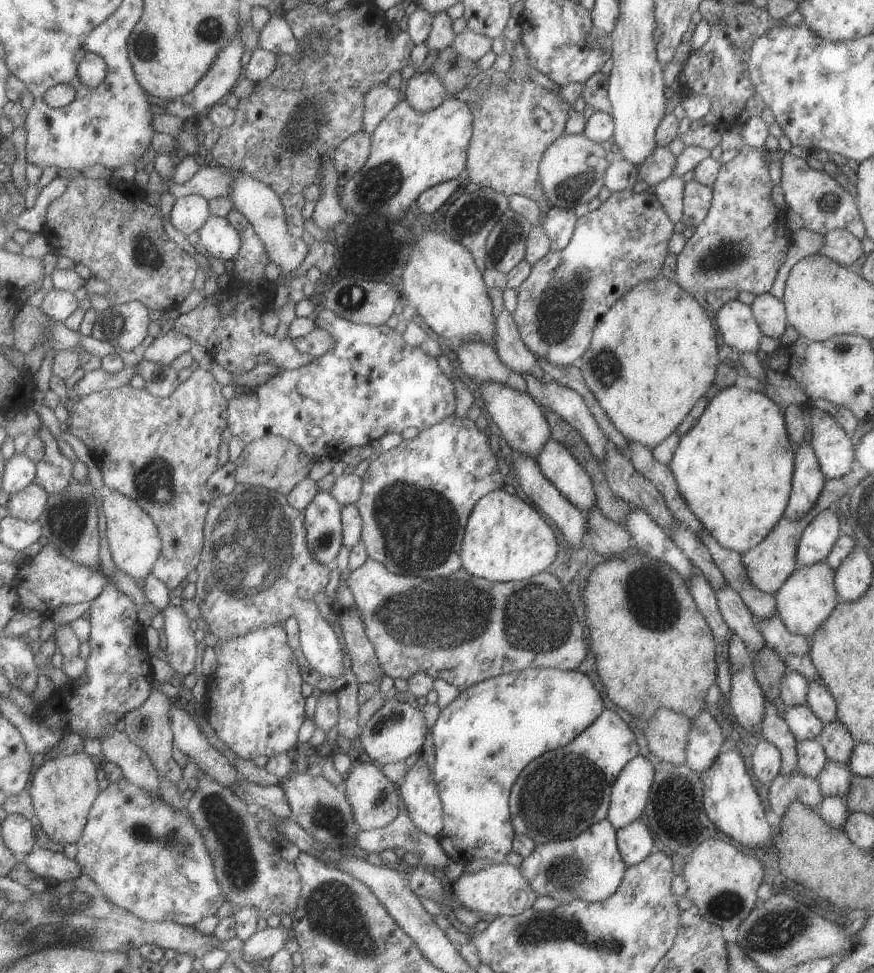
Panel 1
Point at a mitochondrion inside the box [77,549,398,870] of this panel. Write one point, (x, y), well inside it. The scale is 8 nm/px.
(175, 841)

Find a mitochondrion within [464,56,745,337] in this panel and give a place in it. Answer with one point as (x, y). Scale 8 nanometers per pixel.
(510, 231)

